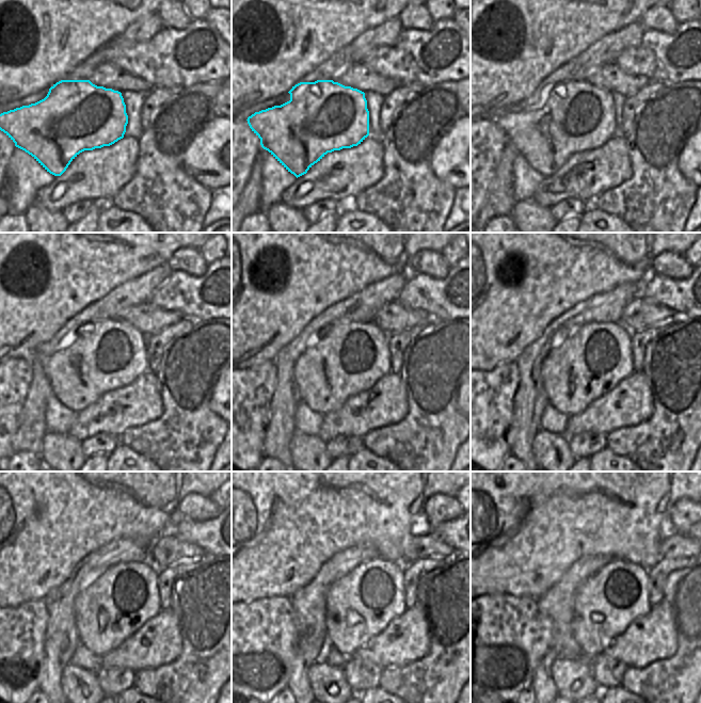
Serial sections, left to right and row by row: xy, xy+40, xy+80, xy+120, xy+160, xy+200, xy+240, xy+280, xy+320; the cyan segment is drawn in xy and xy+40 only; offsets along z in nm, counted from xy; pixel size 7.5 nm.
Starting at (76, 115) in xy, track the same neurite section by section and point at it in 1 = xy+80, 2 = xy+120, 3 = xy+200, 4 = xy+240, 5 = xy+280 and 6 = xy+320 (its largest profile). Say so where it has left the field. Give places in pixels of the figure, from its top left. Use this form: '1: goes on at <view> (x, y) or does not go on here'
1: goes on at xy+80 (577, 116)
2: goes on at xy+120 (105, 355)
3: goes on at xy+200 (593, 360)
4: goes on at xy+240 (114, 606)
5: goes on at xy+280 (360, 605)
6: goes on at xy+320 (606, 603)

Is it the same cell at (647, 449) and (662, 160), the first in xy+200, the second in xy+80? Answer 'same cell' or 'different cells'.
same cell

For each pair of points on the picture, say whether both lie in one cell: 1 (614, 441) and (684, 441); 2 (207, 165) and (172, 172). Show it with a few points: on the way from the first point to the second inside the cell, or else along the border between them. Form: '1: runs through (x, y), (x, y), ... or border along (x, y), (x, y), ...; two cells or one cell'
1: runs through (631, 441), (667, 441); one cell
2: border along (188, 145), (184, 154), (184, 170), (203, 186); two cells

